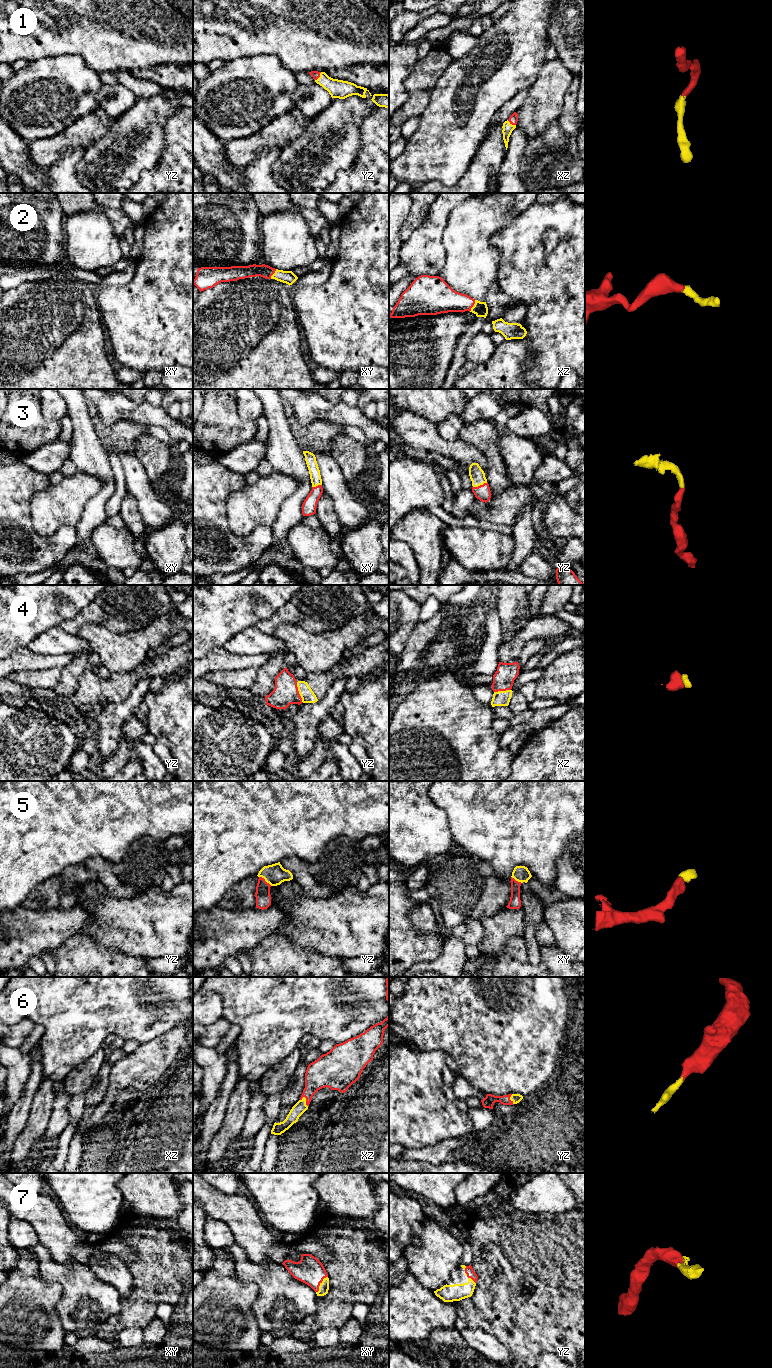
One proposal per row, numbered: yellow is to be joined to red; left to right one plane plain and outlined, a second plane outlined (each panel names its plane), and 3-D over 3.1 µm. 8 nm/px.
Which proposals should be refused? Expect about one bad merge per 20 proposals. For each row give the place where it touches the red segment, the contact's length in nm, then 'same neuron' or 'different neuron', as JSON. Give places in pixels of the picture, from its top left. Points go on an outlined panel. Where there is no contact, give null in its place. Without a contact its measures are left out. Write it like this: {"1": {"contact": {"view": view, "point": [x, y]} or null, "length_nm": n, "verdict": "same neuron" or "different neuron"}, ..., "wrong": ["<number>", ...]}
{"1": {"contact": {"view": "yz", "point": [319, 76]}, "length_nm": 90, "verdict": "same neuron"}, "2": {"contact": {"view": "xz", "point": [472, 306]}, "length_nm": 110, "verdict": "same neuron"}, "3": {"contact": {"view": "yz", "point": [480, 485]}, "length_nm": 130, "verdict": "same neuron"}, "4": {"contact": {"view": "yz", "point": [298, 692]}, "length_nm": 180, "verdict": "same neuron"}, "5": {"contact": {"view": "yz", "point": [264, 880]}, "length_nm": 130, "verdict": "same neuron"}, "6": {"contact": {"view": "xz", "point": [306, 1101]}, "length_nm": 100, "verdict": "same neuron"}, "7": {"contact": {"view": "xy", "point": [319, 1284]}, "length_nm": 160, "verdict": "same neuron"}, "wrong": []}

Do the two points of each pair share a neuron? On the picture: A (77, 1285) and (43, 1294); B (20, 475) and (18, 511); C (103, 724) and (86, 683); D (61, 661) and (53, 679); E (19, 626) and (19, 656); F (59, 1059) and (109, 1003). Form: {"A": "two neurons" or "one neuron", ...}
{"A": "two neurons", "B": "one neuron", "C": "two neurons", "D": "two neurons", "E": "two neurons", "F": "one neuron"}

